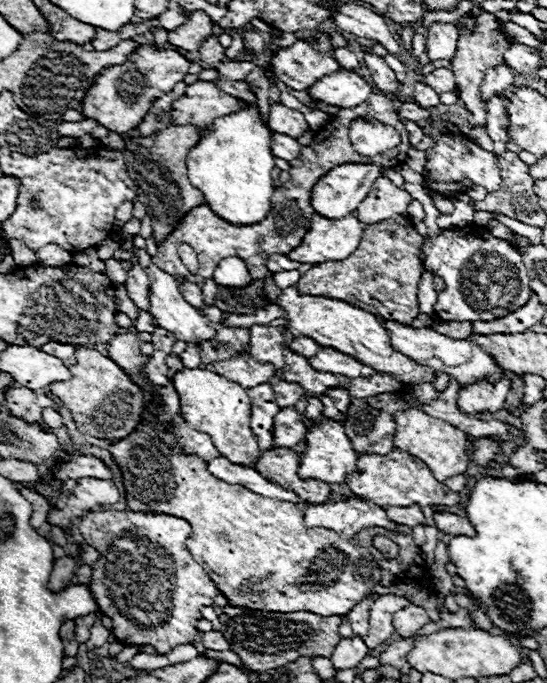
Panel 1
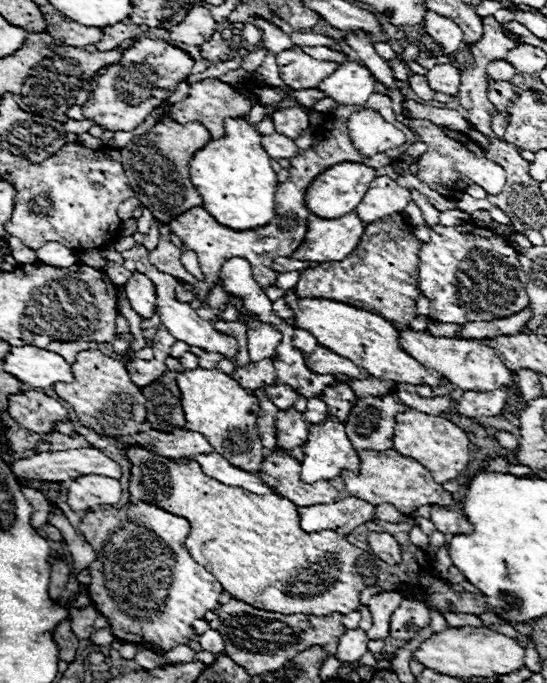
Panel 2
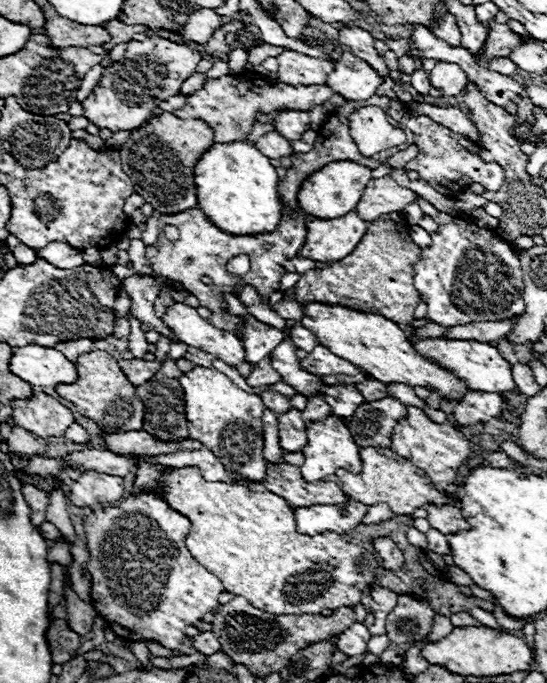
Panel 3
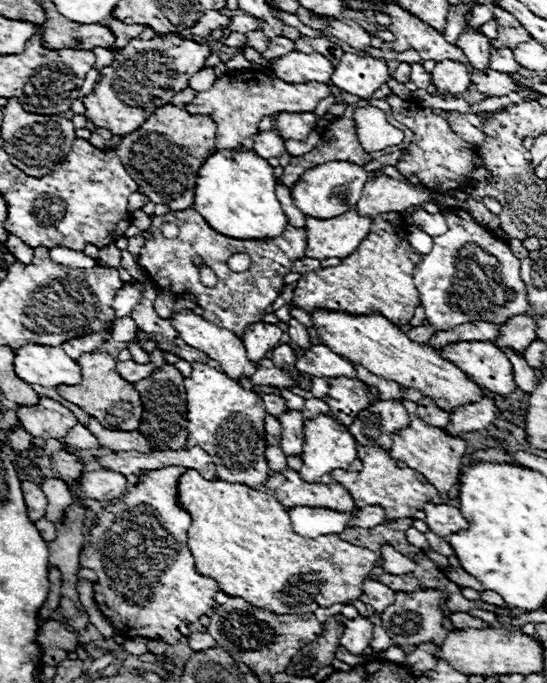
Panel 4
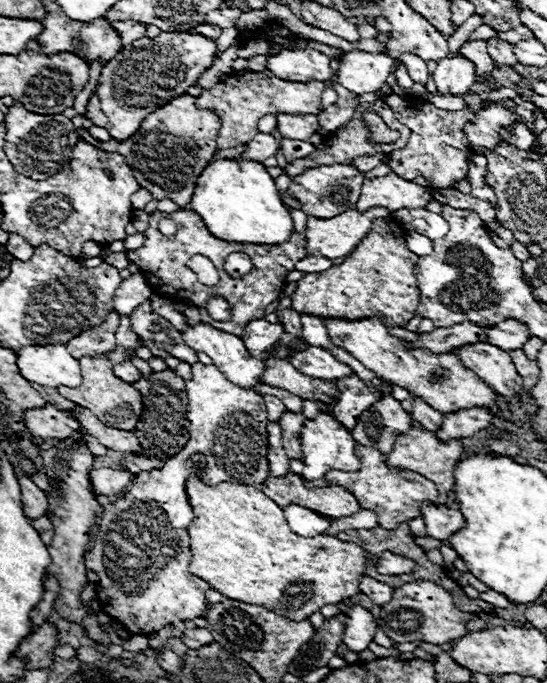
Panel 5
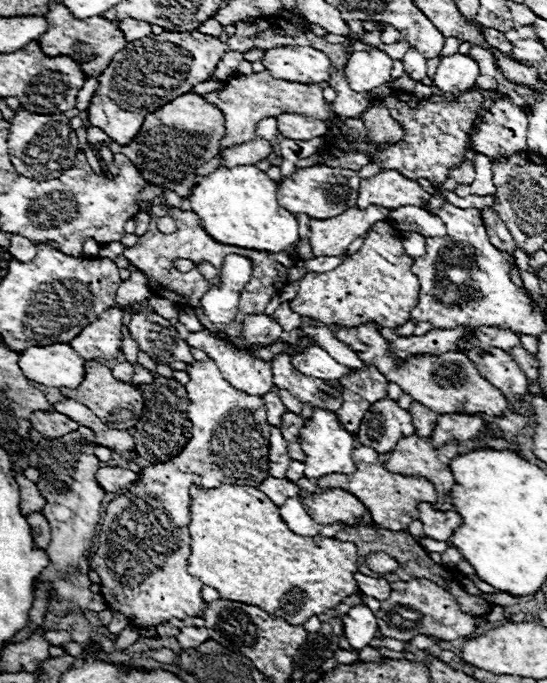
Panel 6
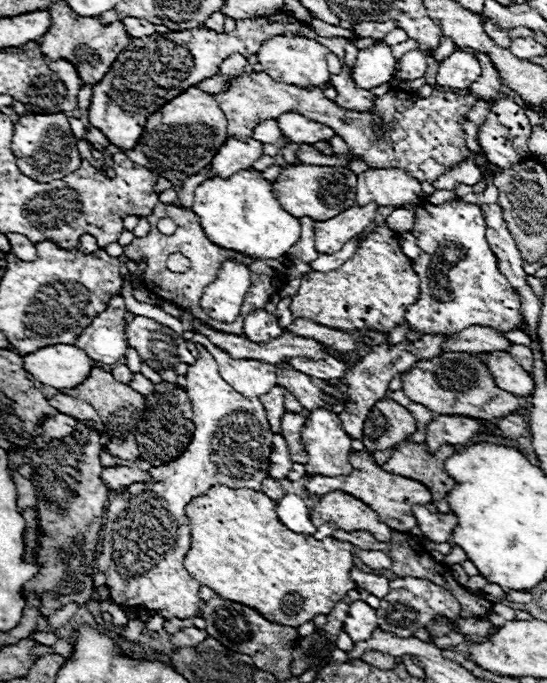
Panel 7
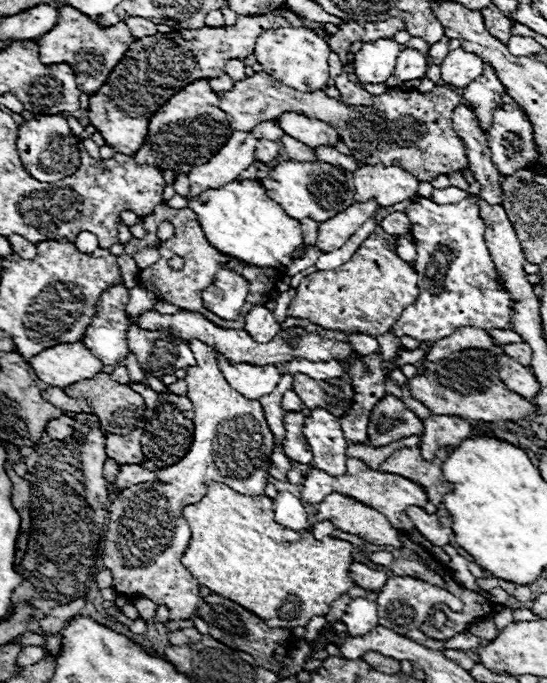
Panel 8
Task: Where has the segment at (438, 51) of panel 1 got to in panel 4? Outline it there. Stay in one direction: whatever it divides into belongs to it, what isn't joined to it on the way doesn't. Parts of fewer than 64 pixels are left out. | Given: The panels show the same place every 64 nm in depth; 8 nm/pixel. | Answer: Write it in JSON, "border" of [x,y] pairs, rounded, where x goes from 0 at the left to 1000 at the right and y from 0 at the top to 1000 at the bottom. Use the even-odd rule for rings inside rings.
{"border":[[[837,3],[837,6],[826,6],[823,15],[819,15],[819,32],[815,32],[815,47],[808,50],[823,64],[830,64],[852,35],[852,20],[859,18],[859,9],[848,6],[848,3]]]}

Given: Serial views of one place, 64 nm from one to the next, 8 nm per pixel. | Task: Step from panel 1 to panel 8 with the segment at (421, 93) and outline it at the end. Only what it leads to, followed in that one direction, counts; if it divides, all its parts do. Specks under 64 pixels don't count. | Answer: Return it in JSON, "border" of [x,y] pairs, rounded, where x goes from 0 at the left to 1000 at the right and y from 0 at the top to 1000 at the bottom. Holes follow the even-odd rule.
{"border":[[[742,70],[728,79],[728,97],[720,100],[720,108],[702,120],[709,129],[731,126],[739,117],[761,117],[771,114],[779,105],[779,82],[764,73]]]}

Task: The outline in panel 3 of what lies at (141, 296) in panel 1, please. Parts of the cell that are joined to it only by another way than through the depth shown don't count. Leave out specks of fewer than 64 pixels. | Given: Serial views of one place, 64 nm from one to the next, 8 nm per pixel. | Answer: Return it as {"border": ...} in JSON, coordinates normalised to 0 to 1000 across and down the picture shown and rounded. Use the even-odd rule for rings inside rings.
{"border":[[[238,404],[219,416],[223,425],[230,425],[241,433],[241,451],[238,460],[245,466],[252,466],[260,474],[271,477],[271,483],[285,483],[289,489],[311,495],[314,501],[322,501],[318,486],[296,471],[296,466],[289,466],[282,460],[282,439],[293,430],[293,419],[289,413],[282,413],[278,407],[252,407],[252,404]]]}

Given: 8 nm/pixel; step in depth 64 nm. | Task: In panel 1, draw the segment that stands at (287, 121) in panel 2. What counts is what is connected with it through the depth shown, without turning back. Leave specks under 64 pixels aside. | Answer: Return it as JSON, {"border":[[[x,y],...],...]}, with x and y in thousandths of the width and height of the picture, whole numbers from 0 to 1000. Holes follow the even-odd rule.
{"border":[[[501,152],[494,158],[490,184],[494,184],[497,193],[523,196],[530,202],[545,202],[545,199],[552,199],[567,187],[559,173],[556,173],[556,167],[548,161],[523,158],[519,152]]]}

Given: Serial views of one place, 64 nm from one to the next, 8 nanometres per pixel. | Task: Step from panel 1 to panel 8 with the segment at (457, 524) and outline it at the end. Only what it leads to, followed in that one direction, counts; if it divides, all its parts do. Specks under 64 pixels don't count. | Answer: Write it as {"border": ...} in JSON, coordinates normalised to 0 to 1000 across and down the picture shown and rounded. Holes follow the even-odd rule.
{"border":[[[768,741],[742,744],[742,755],[753,761],[757,773],[793,799],[823,796],[826,788],[826,758],[801,758],[797,753],[779,753]]]}

